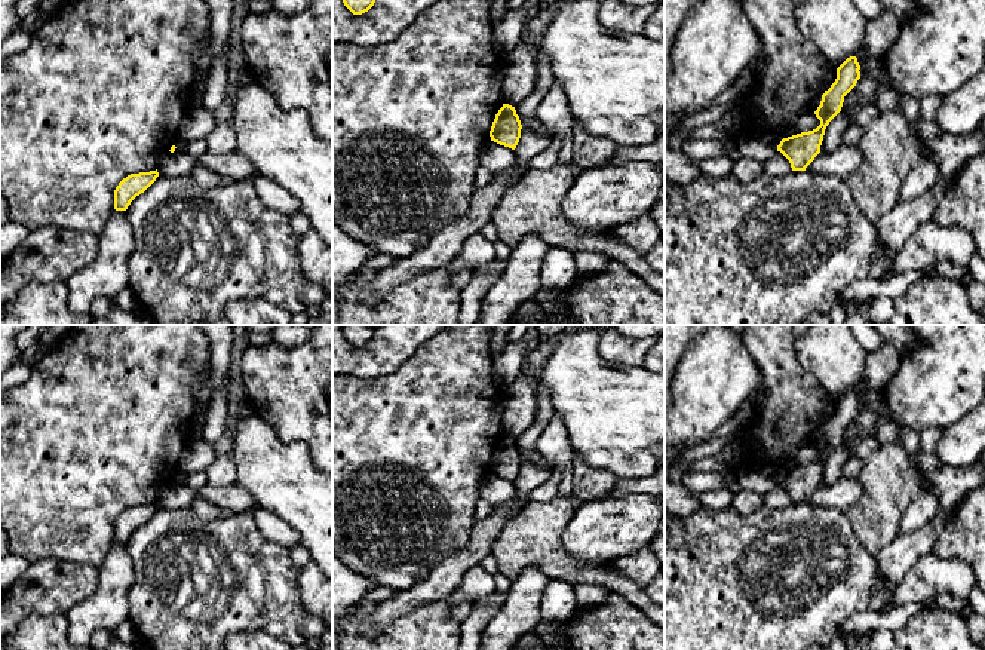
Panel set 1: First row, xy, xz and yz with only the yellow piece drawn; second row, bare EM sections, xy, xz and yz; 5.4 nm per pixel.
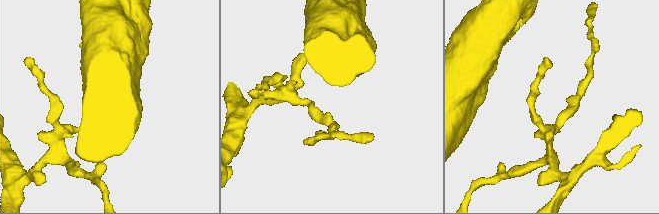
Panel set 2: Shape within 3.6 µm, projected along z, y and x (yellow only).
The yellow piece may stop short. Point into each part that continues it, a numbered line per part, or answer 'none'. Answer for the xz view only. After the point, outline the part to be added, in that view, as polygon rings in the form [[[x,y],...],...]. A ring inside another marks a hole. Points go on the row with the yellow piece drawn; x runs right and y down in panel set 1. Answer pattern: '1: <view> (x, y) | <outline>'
none

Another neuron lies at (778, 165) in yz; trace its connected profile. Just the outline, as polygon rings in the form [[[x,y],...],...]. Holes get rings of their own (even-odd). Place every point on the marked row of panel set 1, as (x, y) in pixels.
[[[777,151],[773,157],[762,163],[762,174],[771,177],[783,177],[792,171],[789,160]]]

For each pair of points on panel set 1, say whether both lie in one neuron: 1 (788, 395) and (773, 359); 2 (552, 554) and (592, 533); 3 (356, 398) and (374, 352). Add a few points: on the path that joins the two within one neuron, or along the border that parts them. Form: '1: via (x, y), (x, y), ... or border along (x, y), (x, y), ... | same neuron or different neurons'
1: via (786, 386), (778, 368) | same neuron
2: border along (571, 514), (561, 546), (594, 567) | different neurons
3: border along (398, 368), (373, 377), (347, 376) | different neurons

